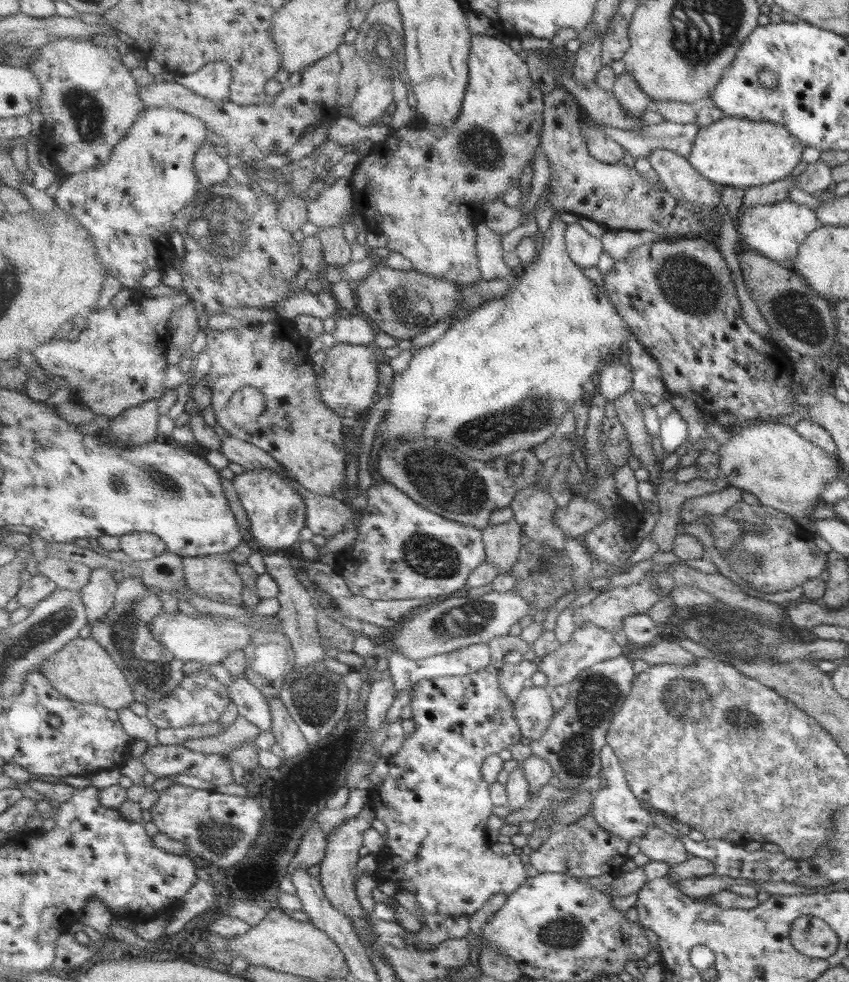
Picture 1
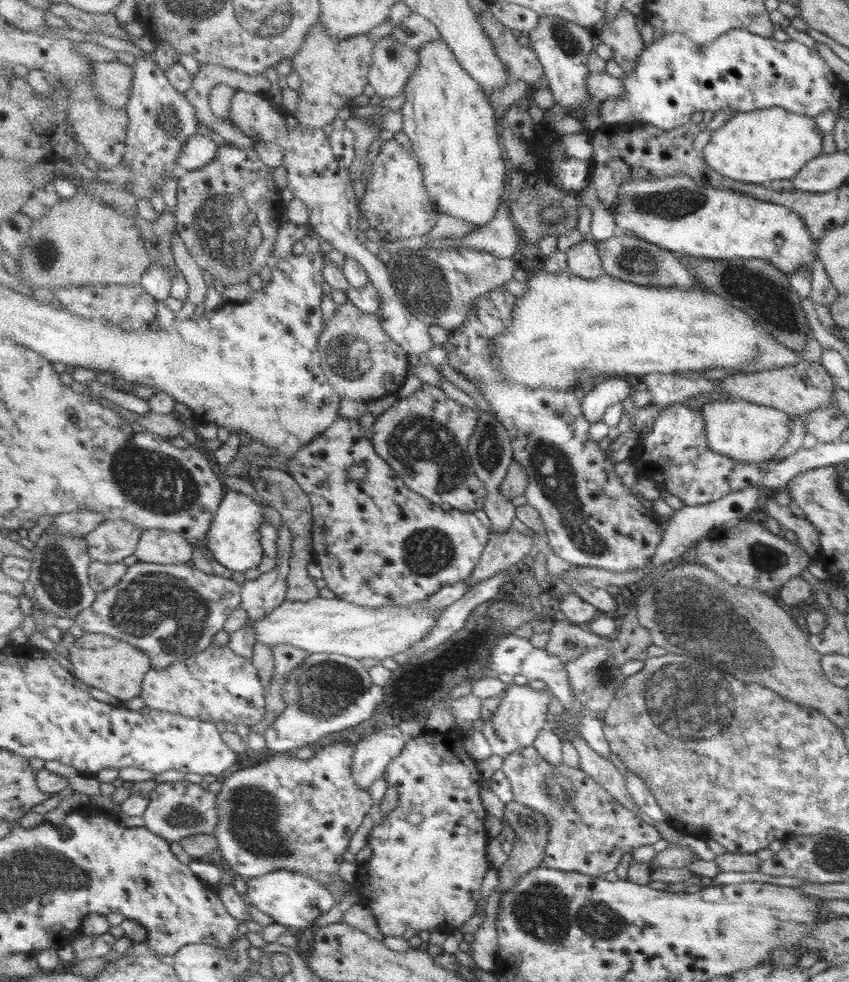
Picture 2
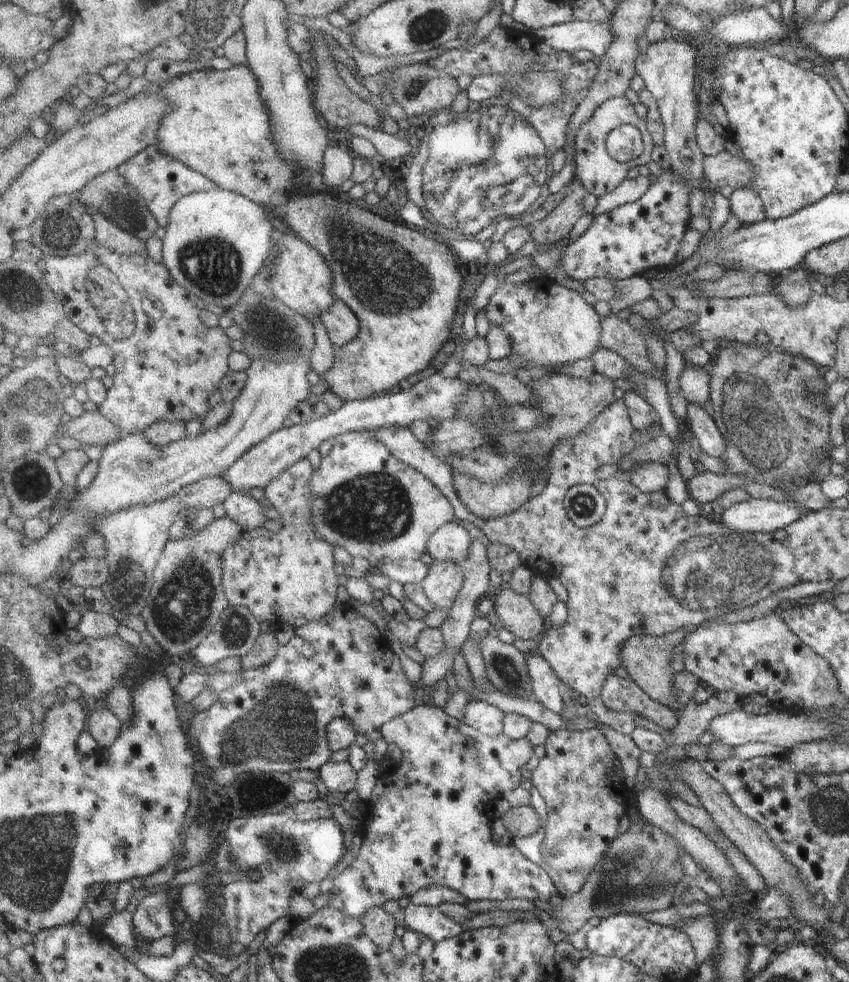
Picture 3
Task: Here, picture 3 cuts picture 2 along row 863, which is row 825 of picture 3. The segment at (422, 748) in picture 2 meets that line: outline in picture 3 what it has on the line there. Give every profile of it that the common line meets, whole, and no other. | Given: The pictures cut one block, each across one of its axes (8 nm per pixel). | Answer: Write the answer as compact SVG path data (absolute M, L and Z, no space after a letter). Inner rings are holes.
M424 703L423 706L416 707L414 711L407 712L406 715L400 716L399 719L392 720L382 728L382 736L387 741L398 742L404 750L404 763L398 768L397 772L391 778L380 778L378 784L374 788L373 797L370 800L371 818L366 828L363 838L363 845L359 851L358 858L352 864L343 868L342 874L335 877L335 887L332 889L329 906L346 912L348 916L364 916L366 912L370 912L372 908L382 908L392 900L404 901L407 897L412 897L416 892L424 888L430 888L438 884L438 886L448 886L452 890L458 890L469 901L478 900L510 900L510 898L528 898L528 900L544 900L551 902L554 896L558 896L558 886L554 884L552 876L548 874L548 870L544 870L542 866L532 862L518 851L515 845L502 845L492 842L492 812L494 812L494 802L496 798L502 798L503 794L508 794L512 790L516 790L522 786L524 777L529 775L534 768L537 760L535 747L527 738L516 740L515 737L508 736L506 732L502 732L500 736L488 736L480 729L474 728L464 720L458 720L456 717L450 716L444 708L433 707L432 703Z

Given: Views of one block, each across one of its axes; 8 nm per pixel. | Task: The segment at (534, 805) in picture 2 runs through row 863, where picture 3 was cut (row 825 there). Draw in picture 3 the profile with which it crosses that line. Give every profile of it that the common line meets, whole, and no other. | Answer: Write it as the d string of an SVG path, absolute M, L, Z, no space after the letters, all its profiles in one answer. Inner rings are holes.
M598 728L574 731L553 731L544 744L546 755L536 763L529 776L548 806L546 834L542 854L547 864L559 873L580 870L592 874L596 866L605 862L606 856L620 834L620 822L632 809L629 794L635 793L624 776L624 764L610 741Z

